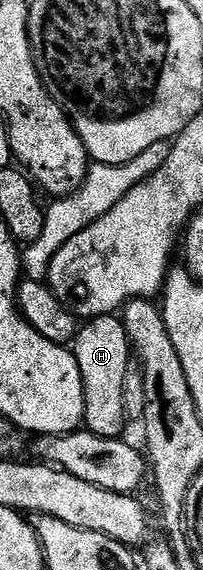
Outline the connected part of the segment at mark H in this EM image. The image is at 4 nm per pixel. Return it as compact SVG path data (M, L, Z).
M104 314L86 321L71 346L83 376L85 389L84 425L93 434L104 438L121 438L124 435L127 419L125 417L125 393L123 380L131 364L129 337L120 317Z

